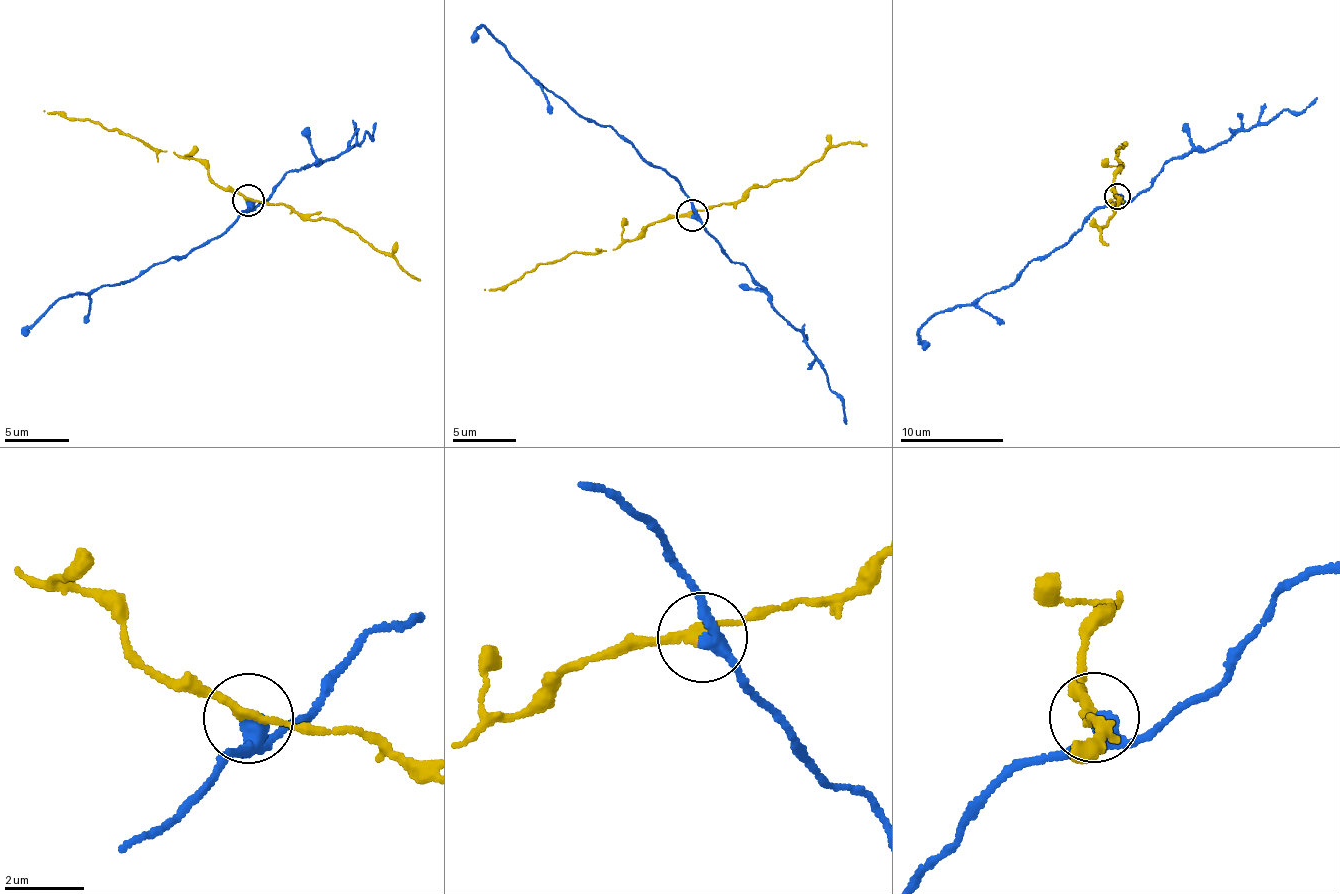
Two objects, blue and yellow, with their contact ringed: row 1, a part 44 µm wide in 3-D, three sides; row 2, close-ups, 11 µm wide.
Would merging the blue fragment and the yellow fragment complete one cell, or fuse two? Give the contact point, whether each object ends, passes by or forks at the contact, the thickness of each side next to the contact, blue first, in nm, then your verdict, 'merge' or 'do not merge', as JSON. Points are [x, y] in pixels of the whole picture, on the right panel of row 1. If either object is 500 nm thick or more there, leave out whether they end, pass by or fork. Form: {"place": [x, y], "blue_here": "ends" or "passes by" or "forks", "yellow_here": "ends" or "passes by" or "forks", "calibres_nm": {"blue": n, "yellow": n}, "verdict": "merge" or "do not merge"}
{"place": [1117, 196], "blue_here": "passes by", "yellow_here": "passes by", "calibres_nm": {"blue": 340, "yellow": 200}, "verdict": "do not merge"}

